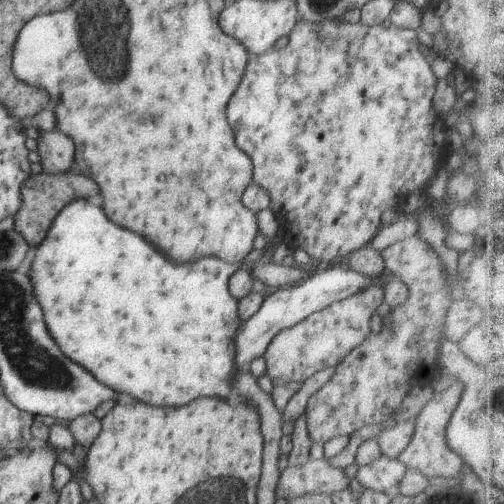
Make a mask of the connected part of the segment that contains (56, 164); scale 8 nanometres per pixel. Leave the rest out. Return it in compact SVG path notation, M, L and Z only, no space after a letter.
M60 130L41 132L37 138L37 151L46 173L66 173L74 167L74 142Z

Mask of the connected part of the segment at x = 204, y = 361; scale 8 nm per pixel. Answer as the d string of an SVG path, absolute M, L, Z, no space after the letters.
M81 198L69 202L52 221L44 240L36 247L36 254L28 276L32 278L36 300L44 310L44 320L48 324L48 332L52 334L52 338L56 340L56 344L64 352L64 356L76 364L84 366L98 382L110 386L112 390L126 392L152 406L160 406L160 404L162 406L182 406L200 396L218 396L218 392L222 398L228 396L228 390L230 390L228 380L235 368L232 364L235 354L235 346L232 346L233 336L242 322L239 318L238 300L230 294L228 288L230 277L237 268L237 265L231 265L217 258L202 258L194 264L180 264L180 266L172 264L144 238L112 224L100 206L92 204L88 199Z

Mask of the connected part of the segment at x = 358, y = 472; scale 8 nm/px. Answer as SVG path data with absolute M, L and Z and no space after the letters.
M382 454L372 464L354 467L351 472L364 488L384 492L391 486L398 485L407 469L397 458L389 459Z

